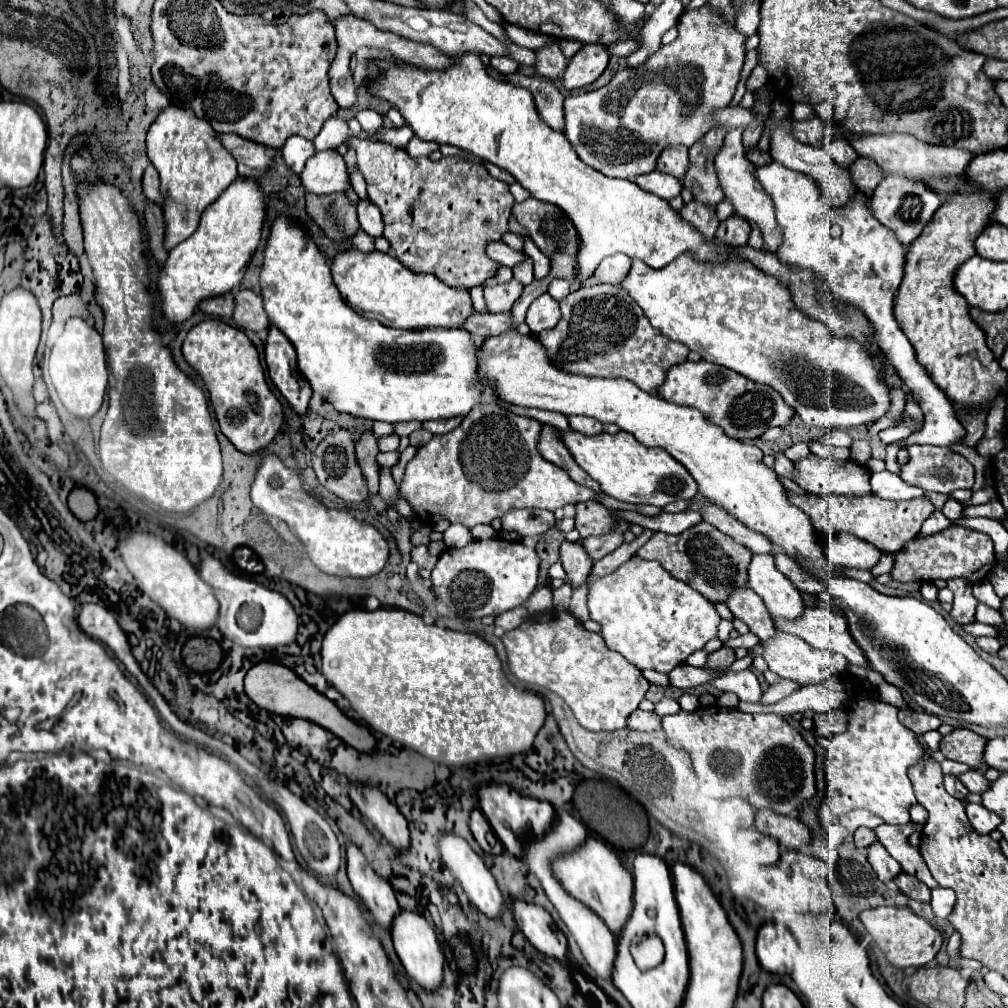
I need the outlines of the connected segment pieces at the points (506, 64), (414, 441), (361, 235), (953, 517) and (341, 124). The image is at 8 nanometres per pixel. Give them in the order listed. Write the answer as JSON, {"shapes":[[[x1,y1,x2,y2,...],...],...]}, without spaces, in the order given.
{"shapes":[[[492,58,490,66,496,68,498,72,514,72,516,70,516,62,514,60,504,60,504,58]],[[423,428,416,430,409,436,410,445,418,448,426,444,432,438,432,436,432,433]],[[360,230,356,236,354,236,354,246,360,250,360,252,370,252,374,250,374,238,370,238,364,230]],[[948,498,948,502,946,502,946,506,944,506,944,516,950,520,950,522,956,522,956,520,962,520,964,516,962,516,962,504,960,502,956,502,956,500,952,500,952,498]],[[328,118,320,130,320,134,314,138,314,146,316,150,330,150,330,148,338,148,340,144,344,144,348,138,356,136,348,124,340,118]]]}

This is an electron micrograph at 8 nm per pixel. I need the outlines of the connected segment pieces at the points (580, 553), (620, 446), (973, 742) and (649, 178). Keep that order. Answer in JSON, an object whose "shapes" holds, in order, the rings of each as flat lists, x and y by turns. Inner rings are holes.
{"shapes":[[[564,540,560,546,560,562,562,562,566,574,570,576,572,586,580,586,592,570,592,558,586,554,586,550,580,542],[570,572,574,572,574,574,570,574],[572,578,578,578,578,580,572,580]],[[566,430,560,432,560,440,574,456,576,464,592,480,596,480,608,496,622,502,654,504,664,508,674,500,692,500,698,494,696,482,692,480,692,476,688,476,688,470,682,464,678,464,662,448,648,448,640,444,630,432,618,432,614,436,600,432,596,436,586,436,576,430]],[[956,728,940,740,940,752,946,758,964,762,968,766,978,766,982,762,984,746,986,746,986,738,966,728]],[[658,170,642,174,642,176,636,176,636,184,642,190,652,192,652,194,664,198,664,200,670,200,670,198,678,196,680,190,682,190,682,186,680,186,680,182,676,178,672,178,672,176,664,174,664,172,658,172]]]}

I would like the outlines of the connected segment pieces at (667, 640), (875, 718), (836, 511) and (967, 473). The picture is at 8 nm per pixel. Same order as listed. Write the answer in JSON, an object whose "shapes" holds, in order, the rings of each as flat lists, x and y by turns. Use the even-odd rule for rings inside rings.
{"shapes":[[[632,556,616,572,596,580,588,594,590,618,602,626,610,650,622,654,640,670,652,668,668,674,686,658,718,636,720,616,700,592,676,580,658,562]],[[860,694,850,704,850,708,848,708,848,716,850,716,848,732,831,738,832,746,828,750,828,756,826,756,824,763,825,780,826,785,828,785,828,794,826,794,824,802,830,806,832,814,842,816,850,810,864,808,864,810,870,810,872,814,880,816,888,824,908,824,910,822,908,810,912,804,916,804,916,796,912,792,912,784,908,780,906,770,912,764,924,762,926,756,924,756,924,750,918,742,918,736,912,730,908,730,906,726,902,726,898,722,896,714,898,714,898,708,884,704,882,700,878,700,874,696,862,696]],[[788,492,788,494,790,494,788,496,790,504,798,506,810,518,820,544,822,538,834,540,838,534,846,532,864,542,870,542,884,554,892,554,904,548,908,540,918,536,922,522,934,512,934,506,928,498,894,502,894,500,884,500,876,494,866,494,866,496,842,496,842,494,818,496,818,494,796,494,796,492]],[[908,446,910,452,910,462,902,466,900,478,912,486,918,486,922,490,930,492,942,492,950,494,958,488,972,488,974,486,974,468,972,464,960,456,954,454,950,448,942,446]]]}

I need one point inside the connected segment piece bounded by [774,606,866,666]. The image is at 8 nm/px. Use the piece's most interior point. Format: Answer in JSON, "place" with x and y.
{"place":[821,627]}

